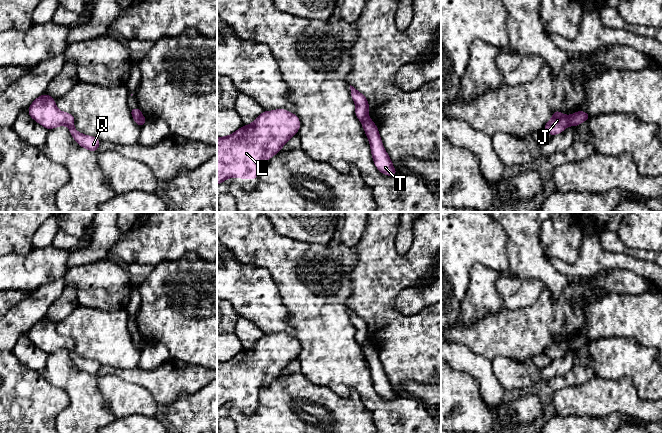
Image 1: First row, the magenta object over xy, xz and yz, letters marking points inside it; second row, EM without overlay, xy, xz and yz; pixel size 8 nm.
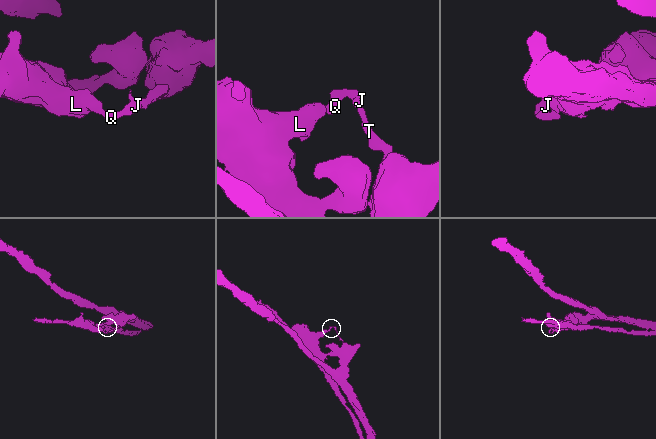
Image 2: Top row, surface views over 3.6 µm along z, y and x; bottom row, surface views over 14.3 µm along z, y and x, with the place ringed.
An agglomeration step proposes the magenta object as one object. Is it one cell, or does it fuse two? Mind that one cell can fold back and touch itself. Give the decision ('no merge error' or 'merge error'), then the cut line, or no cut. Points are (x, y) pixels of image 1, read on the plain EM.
merge error; cut yz (571, 339), (569, 348)

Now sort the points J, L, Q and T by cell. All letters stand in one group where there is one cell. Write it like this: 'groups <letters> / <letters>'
groups J L Q / T

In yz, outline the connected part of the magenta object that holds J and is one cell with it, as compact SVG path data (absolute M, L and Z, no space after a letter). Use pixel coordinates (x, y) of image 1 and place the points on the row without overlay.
M558 334L553 336L552 342L545 348L544 354L551 360L563 356L568 350L570 350L571 339L564 339Z

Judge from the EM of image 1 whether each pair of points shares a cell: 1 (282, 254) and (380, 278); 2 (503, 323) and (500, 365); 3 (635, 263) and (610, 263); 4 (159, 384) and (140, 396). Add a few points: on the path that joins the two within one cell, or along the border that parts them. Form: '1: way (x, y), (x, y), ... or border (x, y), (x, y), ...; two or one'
1: border (357, 248), (357, 260), (351, 272), (349, 294); two
2: border (492, 361), (499, 357), (508, 357), (523, 364); two
3: way (629, 263), (616, 263); one
4: border (126, 381), (143, 386), (157, 404); two

